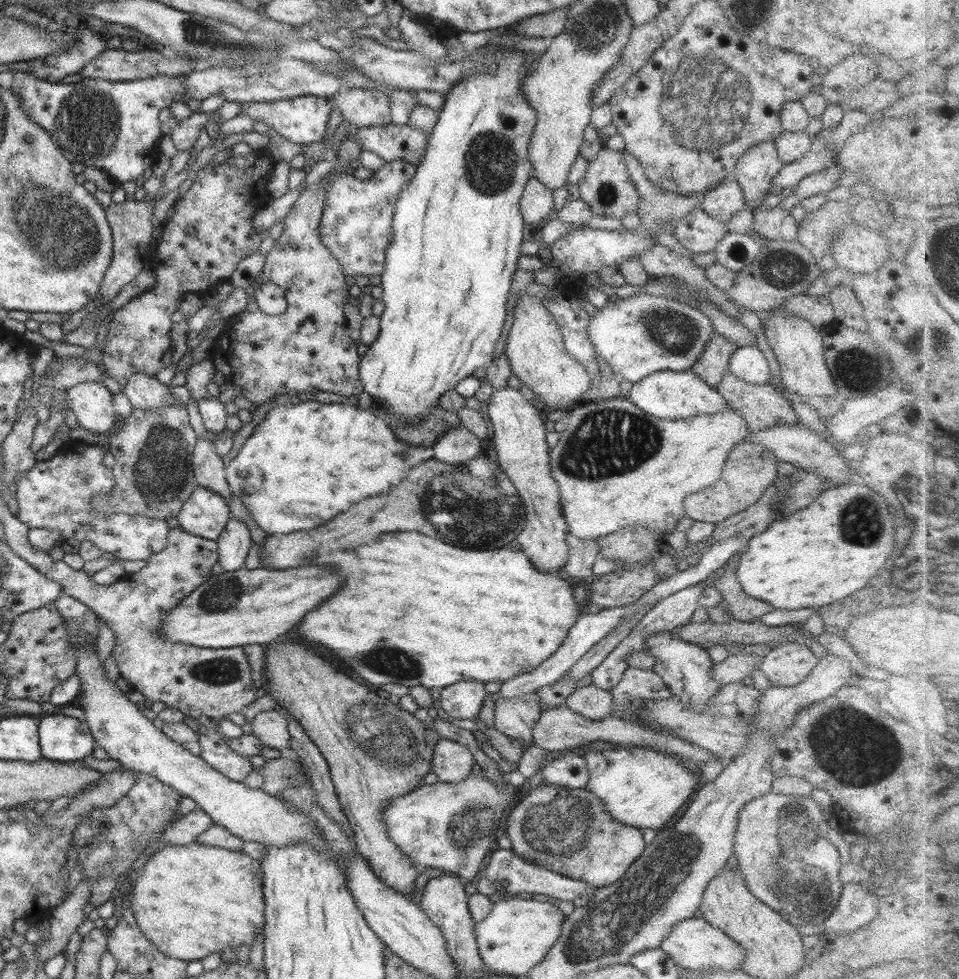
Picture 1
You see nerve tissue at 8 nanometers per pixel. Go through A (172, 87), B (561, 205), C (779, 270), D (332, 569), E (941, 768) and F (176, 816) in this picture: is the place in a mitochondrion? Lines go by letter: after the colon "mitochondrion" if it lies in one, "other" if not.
A: other
B: other
C: mitochondrion
D: other
E: other
F: other

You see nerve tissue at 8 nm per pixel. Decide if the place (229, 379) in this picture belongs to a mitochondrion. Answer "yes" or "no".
no

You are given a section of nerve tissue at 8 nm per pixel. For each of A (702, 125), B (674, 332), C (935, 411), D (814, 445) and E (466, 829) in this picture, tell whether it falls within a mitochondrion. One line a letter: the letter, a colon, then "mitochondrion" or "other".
A: mitochondrion
B: mitochondrion
C: other
D: other
E: mitochondrion

